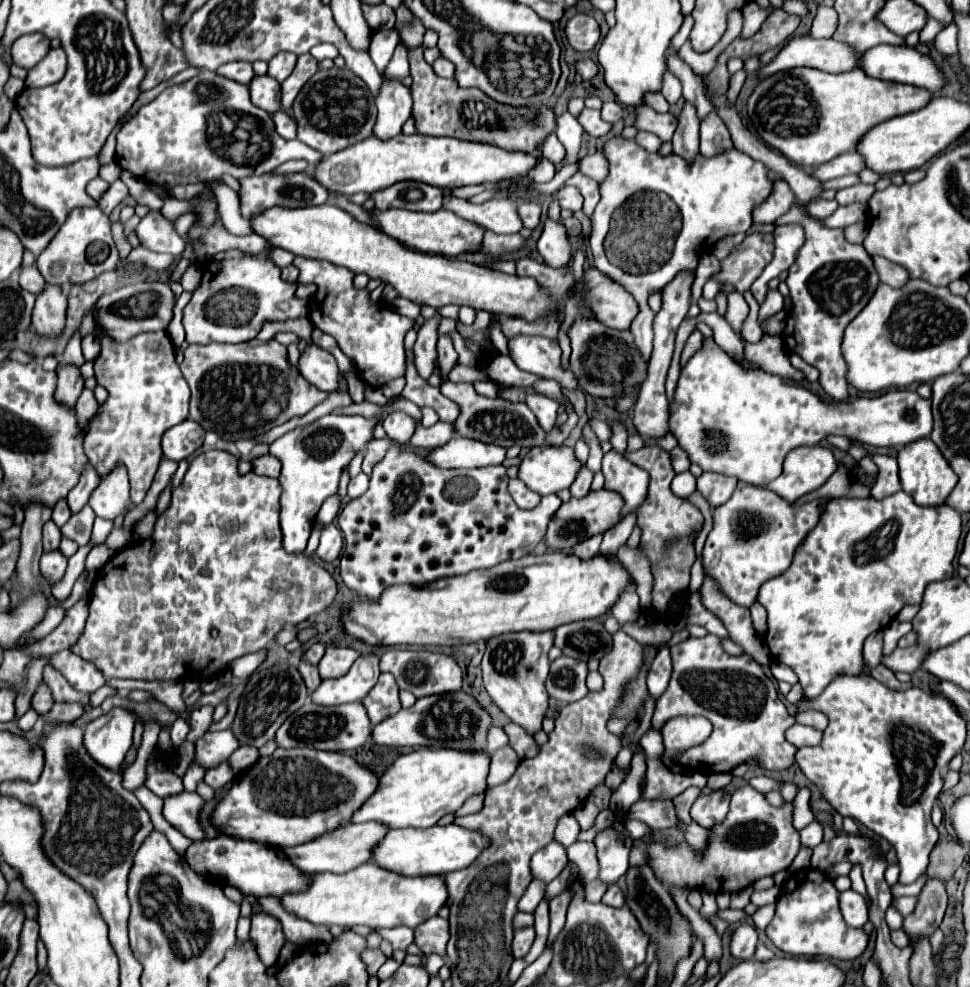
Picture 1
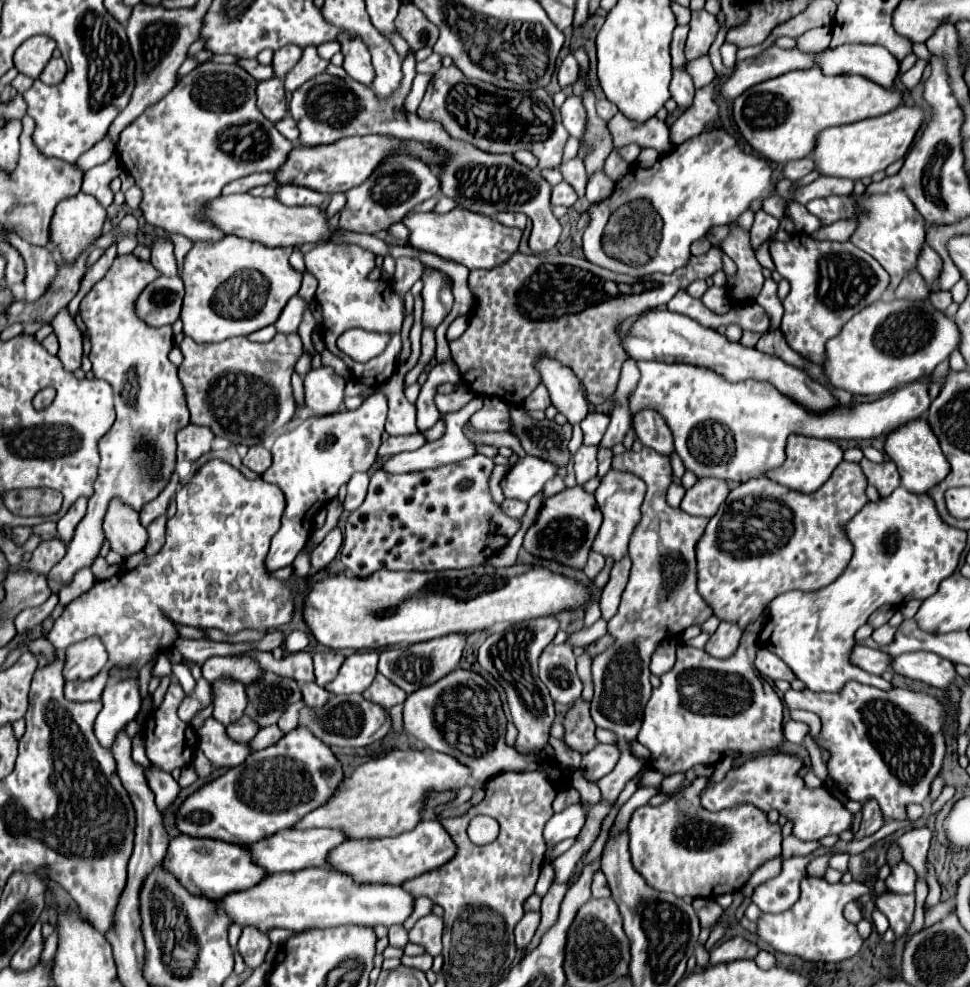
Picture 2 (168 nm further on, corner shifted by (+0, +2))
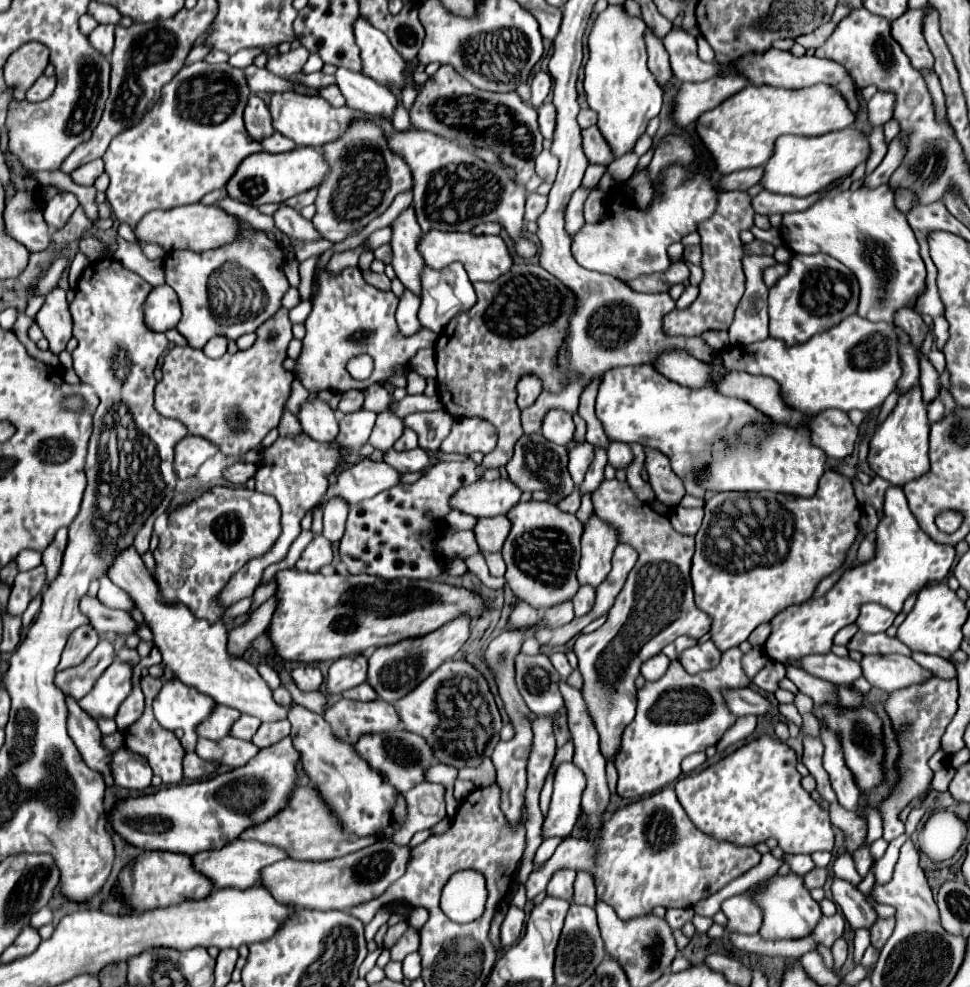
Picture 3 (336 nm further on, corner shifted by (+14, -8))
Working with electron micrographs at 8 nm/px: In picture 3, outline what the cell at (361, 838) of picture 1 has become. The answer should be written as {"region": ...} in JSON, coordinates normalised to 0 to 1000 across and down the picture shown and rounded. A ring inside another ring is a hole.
{"region":[[[243,850],[225,862],[208,862],[208,864],[200,866],[200,878],[206,884],[210,884],[214,891],[219,891],[221,899],[225,899],[225,901],[231,901],[231,899],[252,901],[252,899],[268,897],[270,895],[270,880],[276,876],[282,876],[291,870],[297,870],[297,866],[282,856]]]}

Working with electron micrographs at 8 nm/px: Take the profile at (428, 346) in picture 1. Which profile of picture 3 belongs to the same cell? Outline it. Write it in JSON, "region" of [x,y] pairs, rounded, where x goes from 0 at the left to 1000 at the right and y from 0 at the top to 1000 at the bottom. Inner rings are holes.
{"region":[[[427,212],[416,214],[406,226],[406,238],[404,238],[404,254],[406,254],[406,262],[404,262],[404,271],[408,275],[408,281],[414,285],[414,289],[423,295],[427,295],[427,299],[431,299],[433,291],[433,279],[435,279],[435,271],[437,271],[437,262],[431,256],[431,244],[435,240],[435,232],[431,230]]]}

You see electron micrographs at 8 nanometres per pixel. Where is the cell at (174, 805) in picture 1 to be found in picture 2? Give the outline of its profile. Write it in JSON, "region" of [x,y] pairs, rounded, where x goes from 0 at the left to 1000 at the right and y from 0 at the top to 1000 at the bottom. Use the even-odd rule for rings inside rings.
{"region":[[[155,775],[151,779],[151,789],[153,789],[153,795],[157,799],[157,803],[161,805],[161,816],[165,822],[169,822],[184,805],[186,801],[186,795],[181,793],[181,789],[167,781],[163,775]]]}

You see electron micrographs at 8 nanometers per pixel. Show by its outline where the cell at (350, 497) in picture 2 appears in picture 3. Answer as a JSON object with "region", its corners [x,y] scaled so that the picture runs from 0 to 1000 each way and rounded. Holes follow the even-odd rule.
{"region":[[[340,506],[334,512],[334,538],[332,542],[338,548],[351,548],[355,542],[355,532],[359,524],[359,510],[355,506]]]}

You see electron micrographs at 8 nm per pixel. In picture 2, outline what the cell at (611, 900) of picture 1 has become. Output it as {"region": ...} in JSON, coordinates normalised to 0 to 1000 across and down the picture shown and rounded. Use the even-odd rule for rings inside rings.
{"region":[[[614,882],[610,889],[610,909],[629,909],[629,901],[625,895],[623,884]]]}

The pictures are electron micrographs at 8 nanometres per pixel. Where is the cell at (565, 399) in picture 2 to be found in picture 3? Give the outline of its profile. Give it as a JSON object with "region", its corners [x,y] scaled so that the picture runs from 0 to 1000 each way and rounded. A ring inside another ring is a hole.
{"region":[[[567,414],[561,420],[559,441],[563,445],[567,445],[569,449],[584,451],[586,447],[590,447],[590,439],[592,439],[592,427],[590,427],[590,420],[586,416]]]}

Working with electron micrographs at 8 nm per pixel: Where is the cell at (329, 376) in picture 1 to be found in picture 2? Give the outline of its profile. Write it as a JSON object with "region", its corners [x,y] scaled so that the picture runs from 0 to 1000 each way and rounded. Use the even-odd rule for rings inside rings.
{"region":[[[340,372],[320,374],[313,384],[313,398],[324,420],[342,420],[355,408],[355,384]]]}

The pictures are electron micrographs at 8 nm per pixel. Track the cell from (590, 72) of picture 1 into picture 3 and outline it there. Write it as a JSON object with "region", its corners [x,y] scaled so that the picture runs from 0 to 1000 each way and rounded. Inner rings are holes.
{"region":[[[555,72],[553,76],[551,76],[551,82],[548,82],[548,108],[557,108],[559,104],[561,104],[561,100],[565,98],[565,94],[567,94],[567,90],[569,90],[569,80],[567,80],[567,74],[563,74],[563,72]]]}

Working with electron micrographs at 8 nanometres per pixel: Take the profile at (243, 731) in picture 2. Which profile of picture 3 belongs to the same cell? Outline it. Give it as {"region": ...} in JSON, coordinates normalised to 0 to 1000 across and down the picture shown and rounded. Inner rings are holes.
{"region":[[[249,724],[249,726],[239,735],[237,745],[239,745],[239,747],[245,747],[245,749],[258,751],[266,737],[268,737],[268,730],[266,730],[264,726],[260,726],[260,724]]]}

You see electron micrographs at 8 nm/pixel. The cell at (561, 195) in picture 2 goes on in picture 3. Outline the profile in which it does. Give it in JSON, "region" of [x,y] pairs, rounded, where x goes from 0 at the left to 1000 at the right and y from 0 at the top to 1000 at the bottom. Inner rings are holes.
{"region":[[[546,196],[542,202],[542,224],[553,224],[559,214],[563,214],[563,198],[555,198],[555,196]]]}

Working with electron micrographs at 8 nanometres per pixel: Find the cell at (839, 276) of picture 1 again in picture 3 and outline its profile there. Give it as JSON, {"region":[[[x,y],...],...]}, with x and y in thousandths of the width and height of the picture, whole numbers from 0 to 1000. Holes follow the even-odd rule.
{"region":[[[849,256],[819,258],[812,266],[812,277],[794,293],[794,341],[808,345],[810,352],[831,348],[837,339],[849,337],[870,321],[882,317],[885,303],[885,283],[872,268]]]}

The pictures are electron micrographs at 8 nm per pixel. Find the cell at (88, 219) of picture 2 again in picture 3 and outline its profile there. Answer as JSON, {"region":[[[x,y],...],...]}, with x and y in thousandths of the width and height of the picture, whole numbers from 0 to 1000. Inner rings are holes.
{"region":[[[62,196],[56,202],[52,202],[45,212],[45,222],[49,230],[64,232],[70,226],[72,218],[78,214],[78,210],[80,210],[80,202],[74,196]]]}

